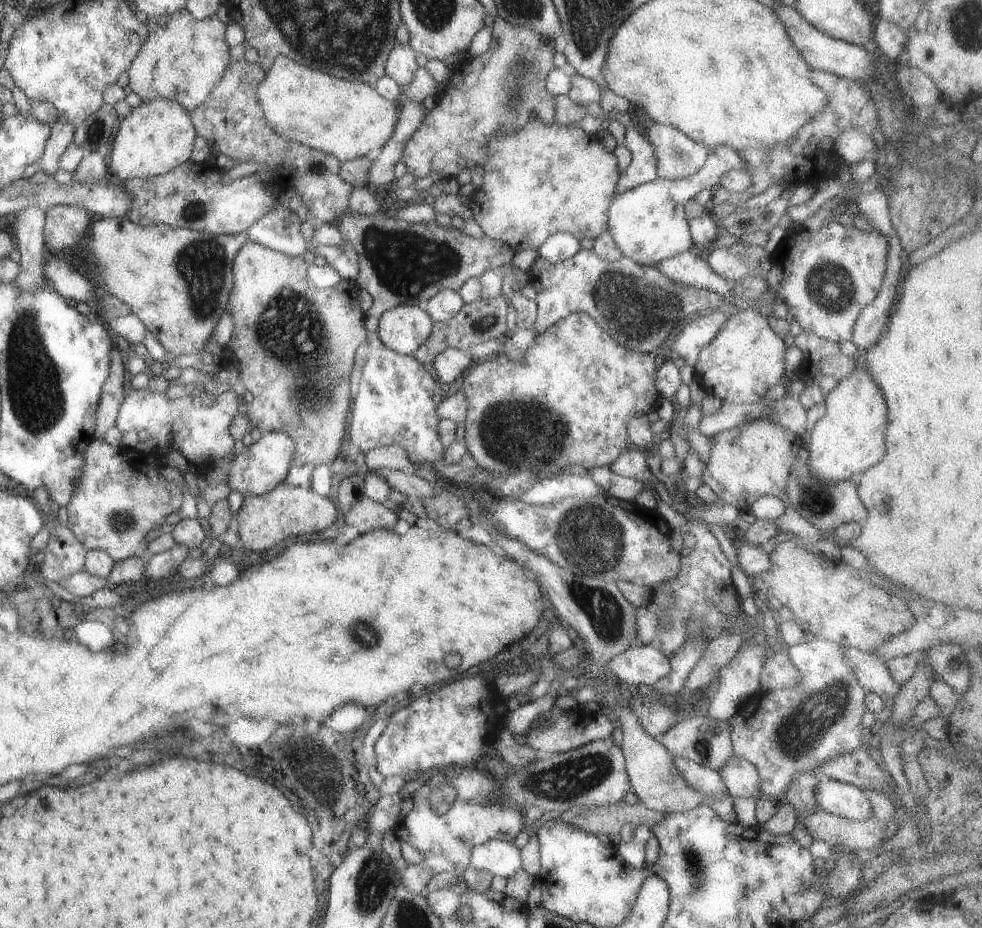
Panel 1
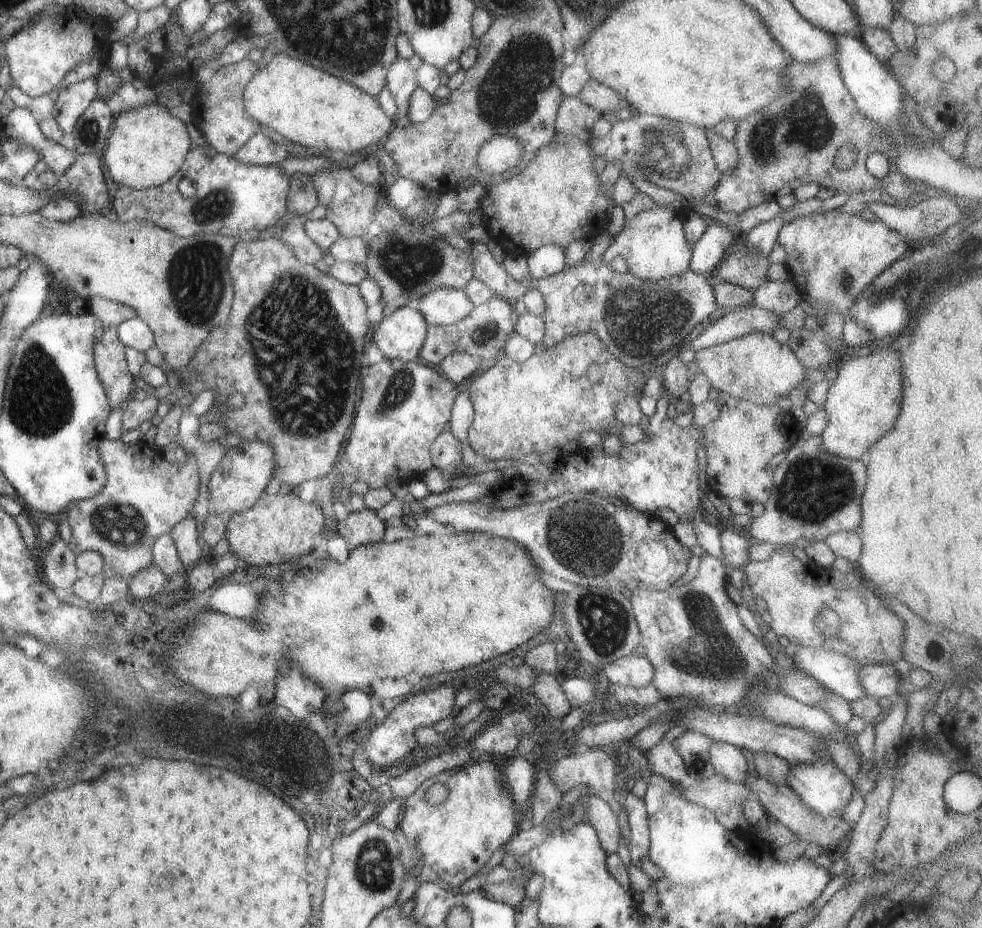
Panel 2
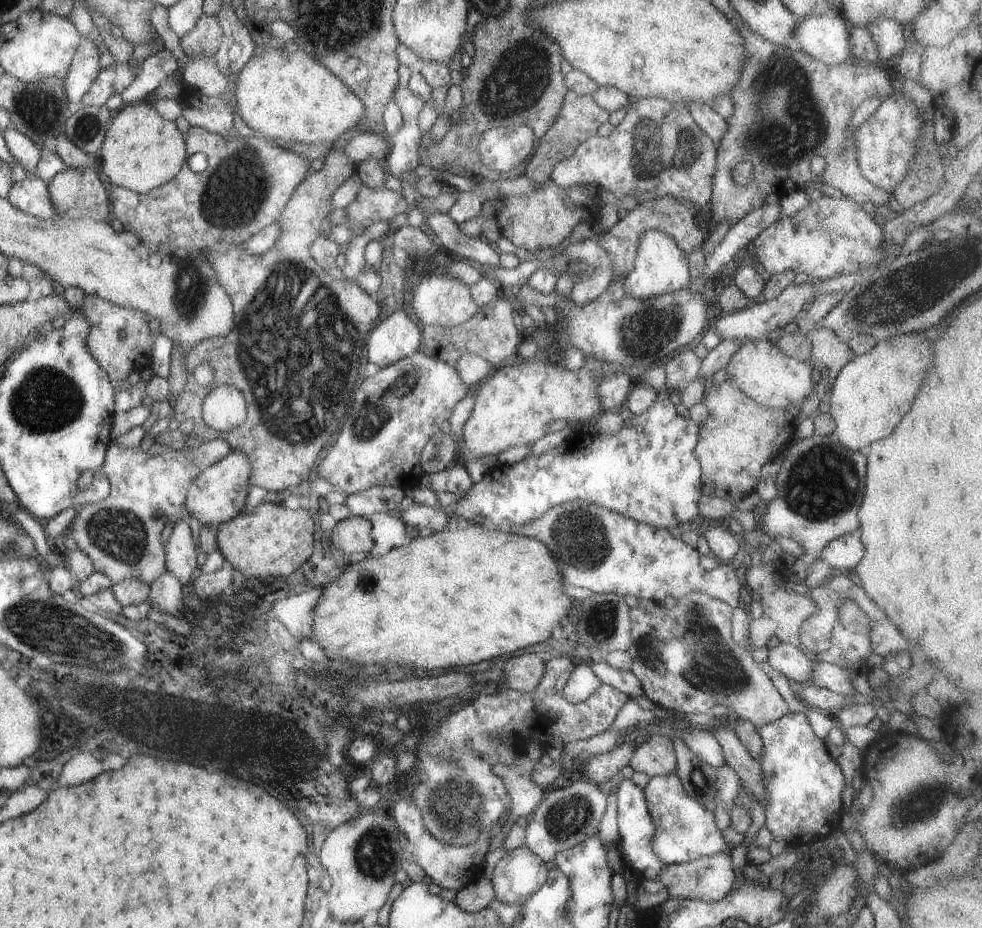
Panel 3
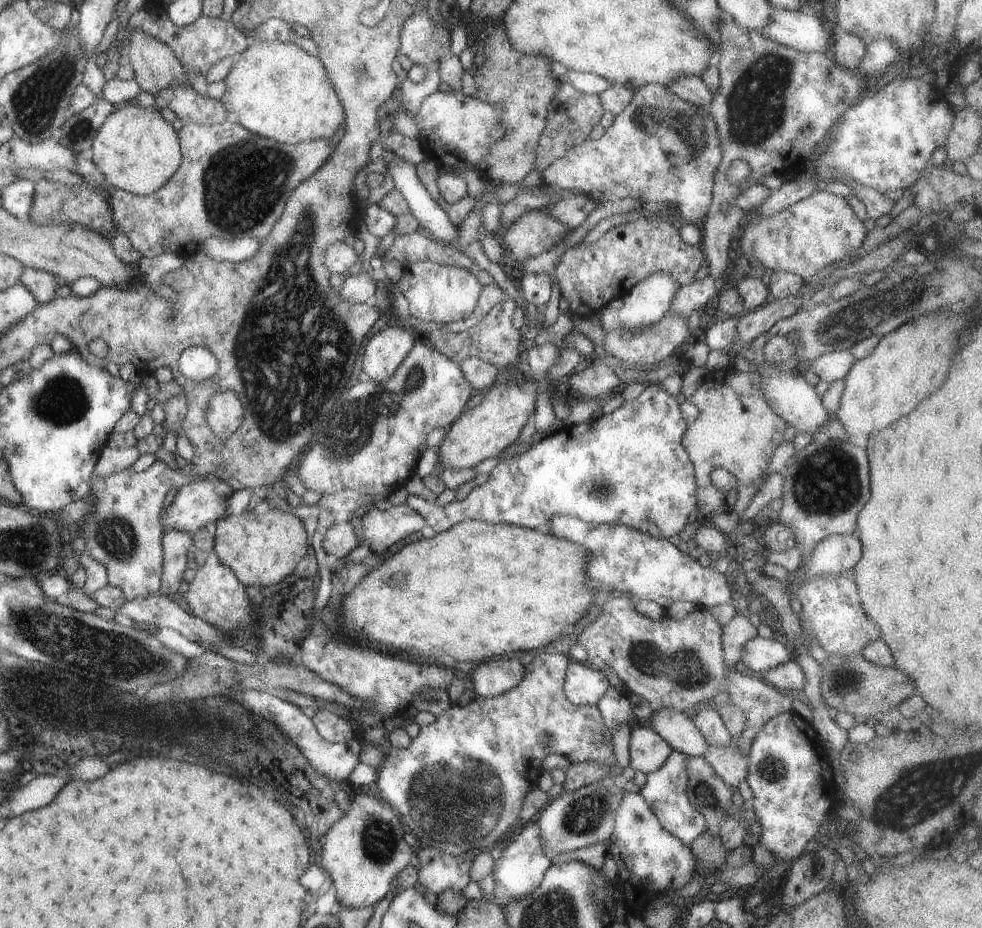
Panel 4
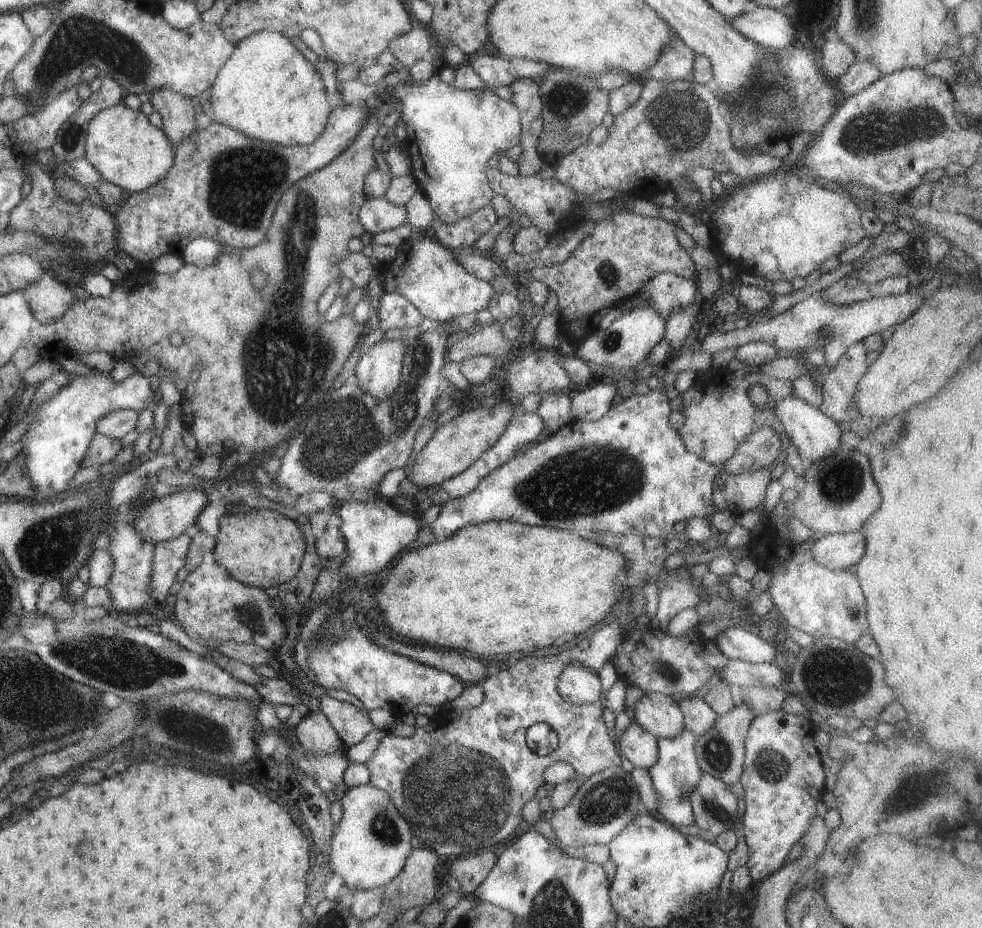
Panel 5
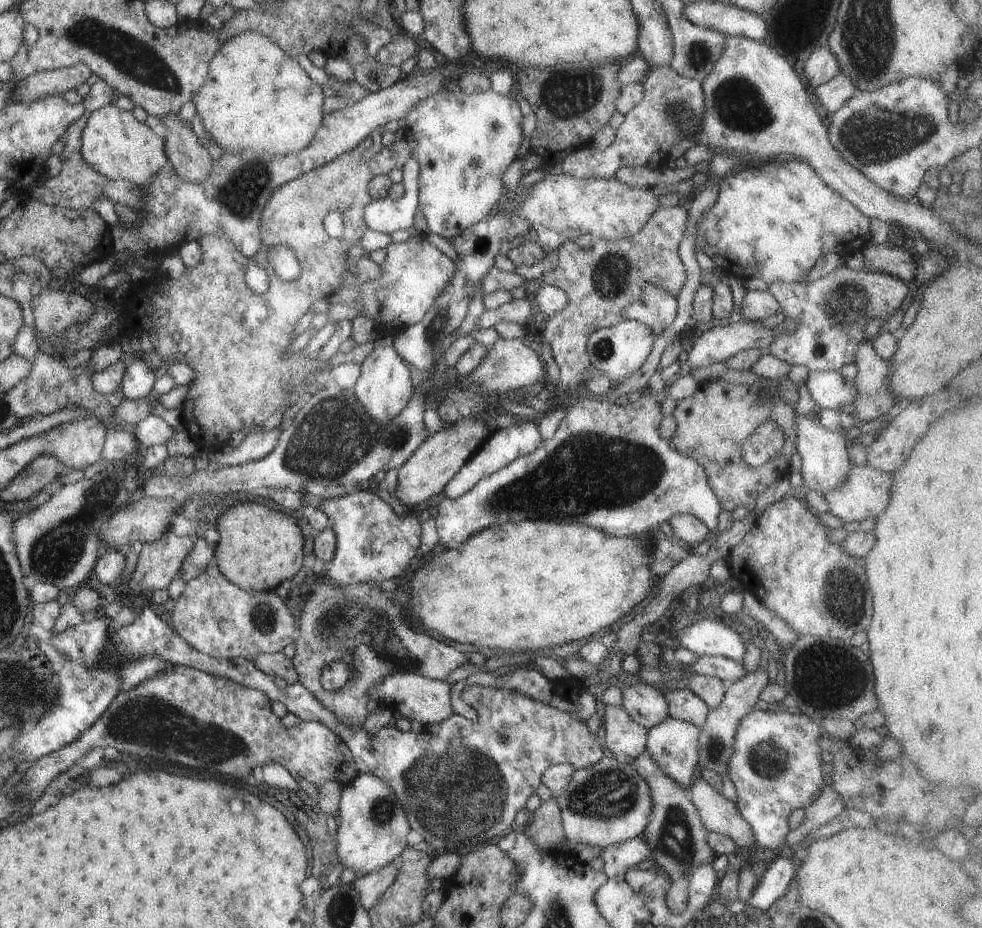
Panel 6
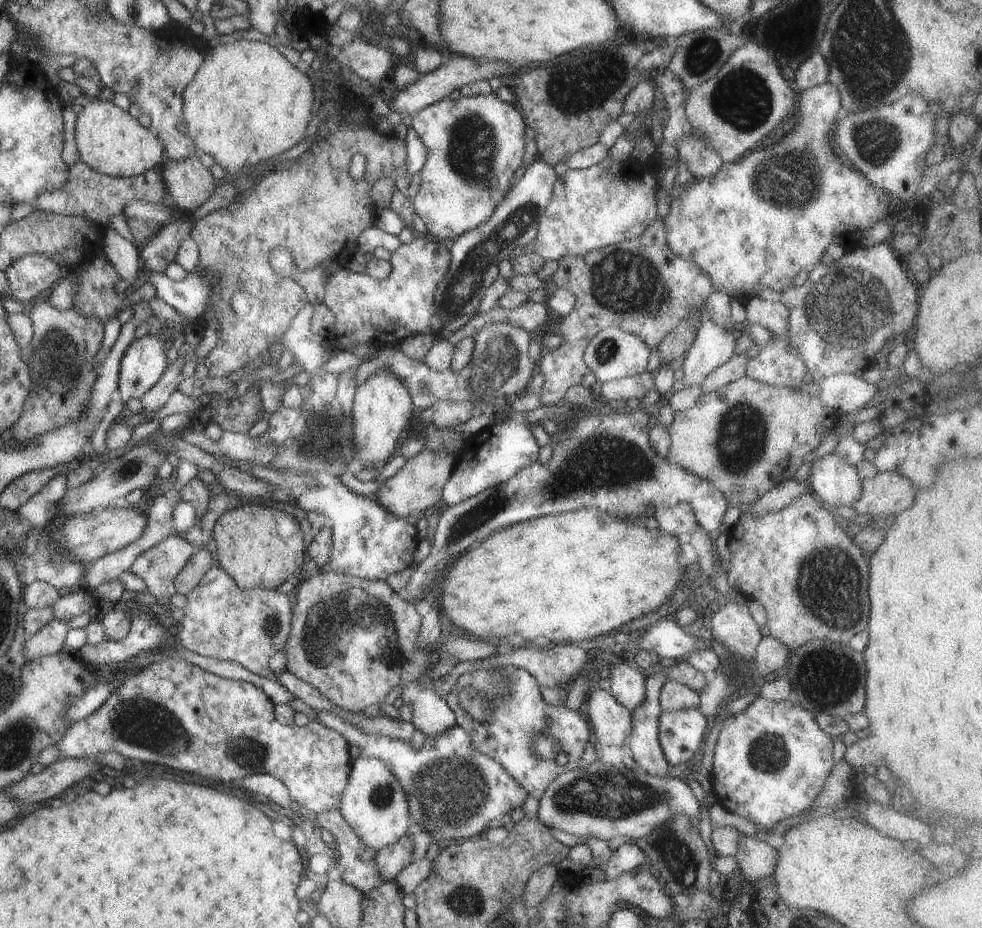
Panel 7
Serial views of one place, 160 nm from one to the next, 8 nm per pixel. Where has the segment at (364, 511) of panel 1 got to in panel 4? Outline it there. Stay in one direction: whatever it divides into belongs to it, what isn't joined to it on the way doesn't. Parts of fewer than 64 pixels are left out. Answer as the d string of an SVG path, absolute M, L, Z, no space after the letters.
M350 521L332 524L326 528L321 538L321 548L341 561L359 544L360 530L355 528Z

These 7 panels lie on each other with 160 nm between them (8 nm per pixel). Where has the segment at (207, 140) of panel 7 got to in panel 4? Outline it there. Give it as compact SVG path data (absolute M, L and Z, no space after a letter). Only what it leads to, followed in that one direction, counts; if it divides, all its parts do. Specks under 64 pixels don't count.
M256 40L235 57L230 71L222 78L224 91L218 100L226 112L237 114L236 123L241 128L278 143L295 144L329 139L344 120L343 107L317 55L309 55L293 43Z

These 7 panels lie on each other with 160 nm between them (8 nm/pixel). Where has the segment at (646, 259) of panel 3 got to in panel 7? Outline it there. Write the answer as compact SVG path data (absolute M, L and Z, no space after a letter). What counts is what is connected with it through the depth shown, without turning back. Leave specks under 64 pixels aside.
M617 327L601 329L584 348L582 359L585 366L593 373L594 380L603 384L615 379L633 376L646 370L650 349L634 334L619 330Z

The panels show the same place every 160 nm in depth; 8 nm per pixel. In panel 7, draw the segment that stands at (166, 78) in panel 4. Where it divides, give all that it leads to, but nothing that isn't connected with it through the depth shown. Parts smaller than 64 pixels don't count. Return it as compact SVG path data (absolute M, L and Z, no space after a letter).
M195 152L182 161L163 160L158 166L166 192L173 199L176 211L192 212L209 198L214 190L211 173L199 161Z

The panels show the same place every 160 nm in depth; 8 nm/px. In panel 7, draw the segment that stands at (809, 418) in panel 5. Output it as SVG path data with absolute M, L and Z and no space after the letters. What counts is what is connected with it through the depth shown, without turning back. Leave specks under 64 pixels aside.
M835 454L816 457L809 469L809 488L818 500L831 510L847 506L860 495L861 481L855 467L847 464Z

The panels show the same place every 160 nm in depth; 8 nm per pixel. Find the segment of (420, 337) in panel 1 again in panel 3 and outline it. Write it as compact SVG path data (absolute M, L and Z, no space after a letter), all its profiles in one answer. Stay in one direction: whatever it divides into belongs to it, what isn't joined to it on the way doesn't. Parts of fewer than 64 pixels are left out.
M400 308L367 333L367 360L377 368L389 366L420 348L420 328Z

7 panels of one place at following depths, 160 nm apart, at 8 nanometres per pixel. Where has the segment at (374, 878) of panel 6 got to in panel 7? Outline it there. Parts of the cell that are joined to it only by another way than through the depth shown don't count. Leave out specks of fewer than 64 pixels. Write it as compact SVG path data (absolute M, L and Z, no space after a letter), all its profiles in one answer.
M407 834L381 847L374 857L374 868L383 881L391 880L412 861L412 842Z

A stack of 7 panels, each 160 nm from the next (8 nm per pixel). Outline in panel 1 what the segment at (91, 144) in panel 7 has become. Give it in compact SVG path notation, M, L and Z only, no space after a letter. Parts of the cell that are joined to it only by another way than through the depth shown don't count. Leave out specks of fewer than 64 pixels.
M161 97L141 100L119 120L109 152L108 170L117 182L135 177L148 179L169 172L188 160L195 136L189 115L176 102Z

